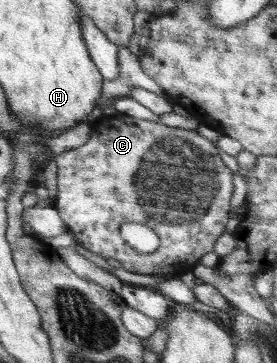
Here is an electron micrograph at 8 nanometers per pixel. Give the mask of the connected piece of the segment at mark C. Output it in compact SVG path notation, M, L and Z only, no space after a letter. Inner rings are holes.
M116 112L112 118L108 116L102 116L94 125L92 133L88 141L75 149L69 149L63 153L54 155L53 160L56 162L57 167L57 182L58 192L55 200L55 208L58 210L61 220L65 223L67 230L75 234L75 241L78 247L85 254L93 256L93 258L101 261L108 258L114 258L121 262L121 266L129 272L136 272L137 274L151 274L151 275L171 275L173 278L180 278L182 274L193 271L193 267L199 264L201 257L213 250L214 242L217 237L225 231L225 225L229 220L230 204L234 187L232 183L232 171L229 169L217 152L217 148L213 145L213 141L210 141L197 133L197 130L186 130L183 128L173 128L164 125L162 122L153 122L151 120L143 120L142 118L135 118L134 116L126 115L125 113ZM167 138L167 160L159 160L165 152L163 150L163 142ZM128 222L137 222L149 226L155 234L160 238L160 245L153 251L148 253L137 252L134 248L131 248L123 240L123 237L119 234L119 228L122 224Z

